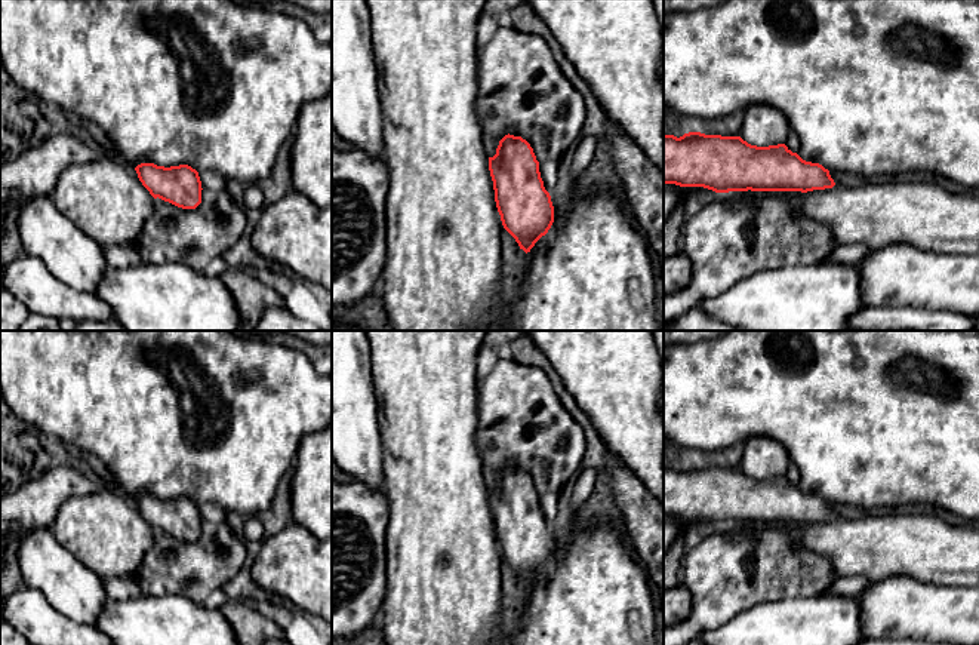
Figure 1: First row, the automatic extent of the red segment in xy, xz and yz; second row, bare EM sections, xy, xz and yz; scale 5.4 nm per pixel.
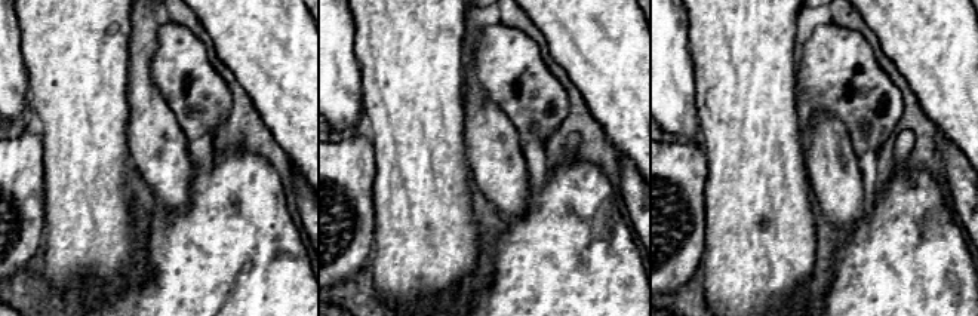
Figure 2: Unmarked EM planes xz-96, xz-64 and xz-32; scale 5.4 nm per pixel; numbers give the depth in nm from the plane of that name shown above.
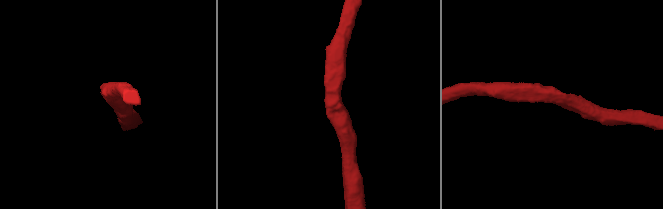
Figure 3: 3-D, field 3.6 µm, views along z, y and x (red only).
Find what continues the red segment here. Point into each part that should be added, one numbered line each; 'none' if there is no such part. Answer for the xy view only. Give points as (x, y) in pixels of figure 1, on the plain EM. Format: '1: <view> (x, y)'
1: xy (105, 531)

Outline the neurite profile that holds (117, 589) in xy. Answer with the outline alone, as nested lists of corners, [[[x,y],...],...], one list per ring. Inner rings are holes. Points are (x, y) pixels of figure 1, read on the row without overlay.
[[[133,577],[105,580],[104,587],[108,601],[126,601],[142,595]]]

